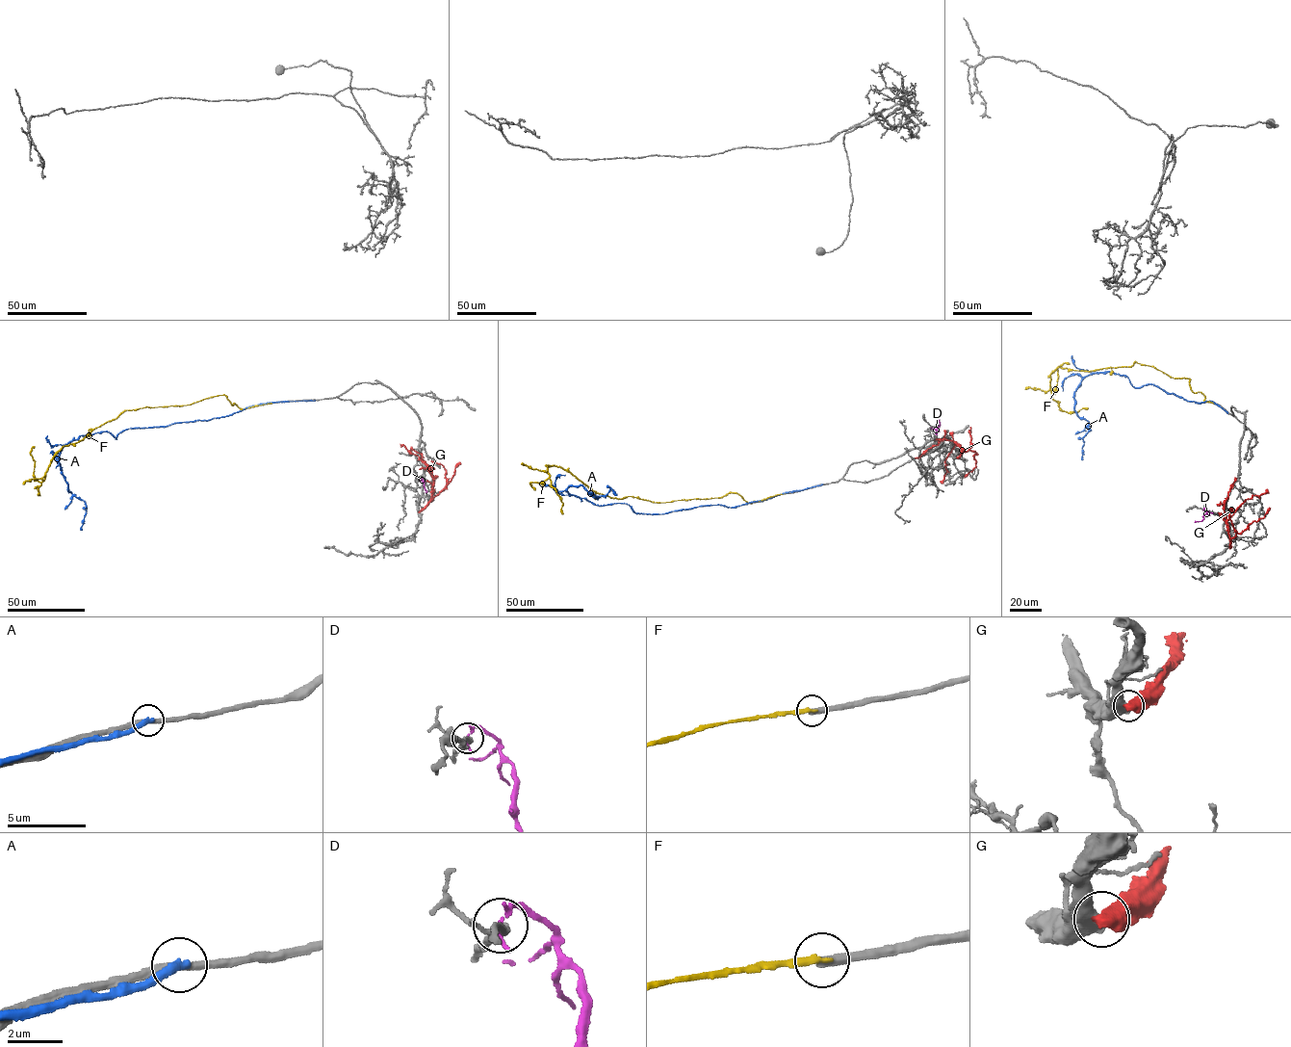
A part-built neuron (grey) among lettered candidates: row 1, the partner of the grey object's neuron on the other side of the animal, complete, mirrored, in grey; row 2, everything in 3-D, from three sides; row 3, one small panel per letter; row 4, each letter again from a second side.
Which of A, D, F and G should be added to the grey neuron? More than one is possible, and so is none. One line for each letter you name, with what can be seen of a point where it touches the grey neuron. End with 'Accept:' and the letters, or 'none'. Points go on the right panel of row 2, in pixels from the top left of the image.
Accept: none

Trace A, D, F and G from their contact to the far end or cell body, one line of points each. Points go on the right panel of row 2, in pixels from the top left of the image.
A: (1227, 412), (1151, 384), (1134, 387), (1123, 375), (1092, 373), (1074, 395), (1076, 414), (1089, 422), (1082, 459)
D: (1203, 509), (1206, 511), (1203, 518), (1195, 522)
F: (1217, 404), (1189, 379), (1135, 361), (1057, 367), (1052, 397), (1058, 367), (1070, 364)
G: (1229, 547), (1227, 520), (1247, 499), (1268, 491)

